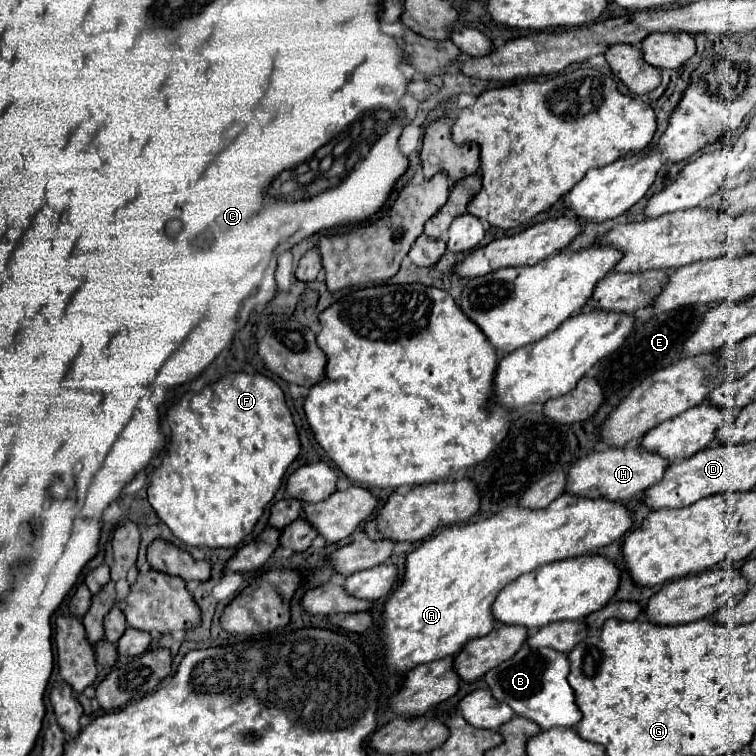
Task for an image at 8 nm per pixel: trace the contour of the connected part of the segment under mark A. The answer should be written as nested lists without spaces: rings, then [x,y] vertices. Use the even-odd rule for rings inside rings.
[[[560,495],[546,509],[526,511],[512,505],[484,521],[446,527],[406,557],[402,583],[390,593],[388,601],[384,603],[384,625],[378,633],[378,639],[384,649],[384,665],[388,673],[404,675],[420,663],[458,655],[468,641],[484,637],[494,627],[490,607],[502,587],[544,563],[594,553],[600,547],[606,547],[622,537],[630,525],[630,513],[622,503],[610,503],[606,499],[570,499],[570,495]]]

